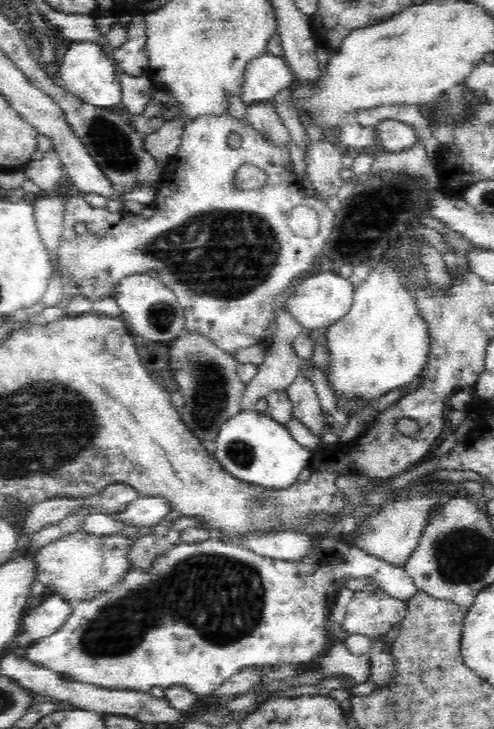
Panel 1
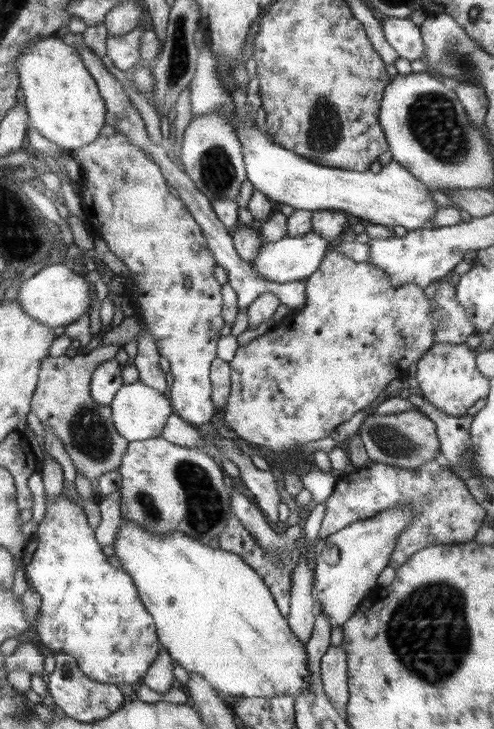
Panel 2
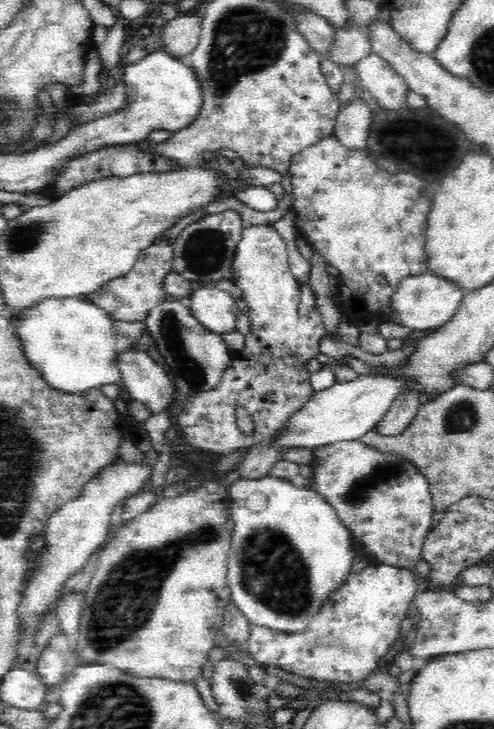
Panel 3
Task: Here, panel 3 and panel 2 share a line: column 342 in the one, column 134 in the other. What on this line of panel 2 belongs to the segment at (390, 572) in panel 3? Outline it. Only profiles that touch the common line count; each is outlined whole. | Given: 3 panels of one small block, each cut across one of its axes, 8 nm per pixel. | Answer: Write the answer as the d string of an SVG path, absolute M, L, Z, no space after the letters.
M64 493L59 494L54 500L47 500L46 498L47 512L44 519L38 523L37 532L29 538L27 545L25 546L22 554L22 560L20 564L24 567L25 573L30 581L30 586L40 594L42 602L36 618L34 629L37 632L37 638L35 641L52 650L52 654L66 653L75 658L78 668L92 680L98 682L105 682L108 684L136 684L140 682L143 676L146 674L148 667L152 664L152 661L158 656L158 649L161 647L159 636L156 632L156 627L146 608L144 608L142 601L140 600L137 586L134 584L132 577L122 568L116 568L109 562L108 557L104 555L100 543L96 540L95 530L88 524L86 519L86 513L84 509L78 504L74 503L74 500L67 497Z

